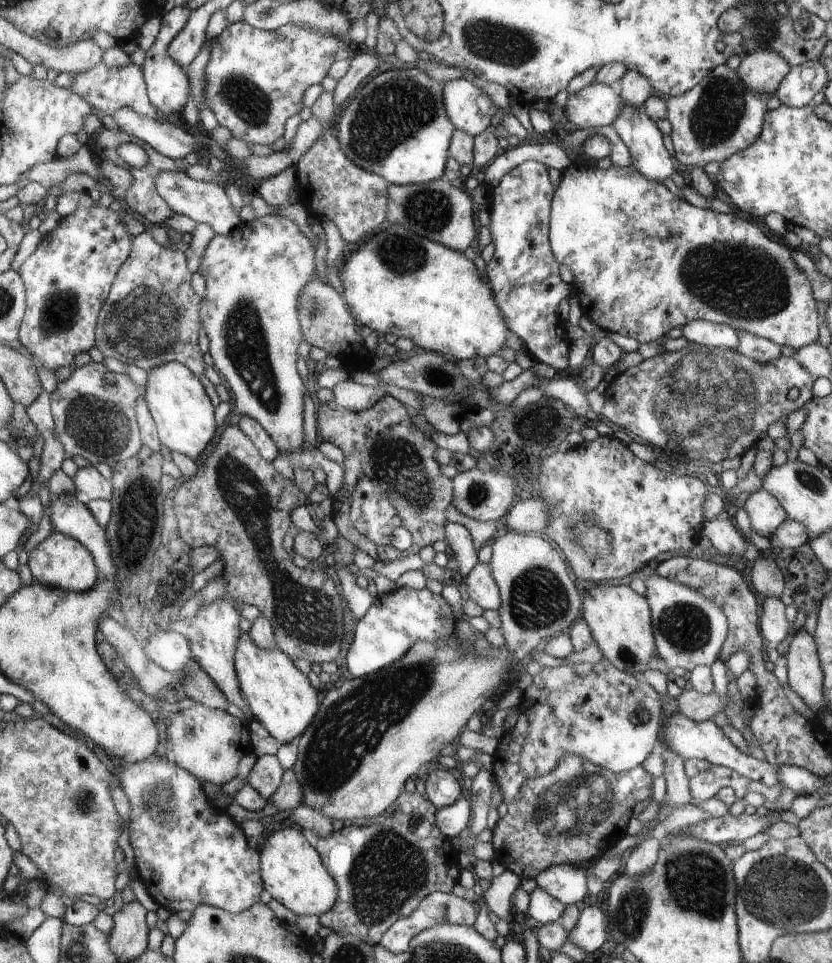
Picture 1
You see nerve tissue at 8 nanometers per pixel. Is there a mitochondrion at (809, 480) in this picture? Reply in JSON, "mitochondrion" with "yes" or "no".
{"mitochondrion":"yes"}

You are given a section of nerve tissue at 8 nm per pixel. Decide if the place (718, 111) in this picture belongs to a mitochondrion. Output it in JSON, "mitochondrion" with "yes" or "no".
{"mitochondrion":"yes"}

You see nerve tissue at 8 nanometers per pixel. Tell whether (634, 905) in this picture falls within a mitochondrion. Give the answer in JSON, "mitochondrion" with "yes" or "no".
{"mitochondrion":"yes"}

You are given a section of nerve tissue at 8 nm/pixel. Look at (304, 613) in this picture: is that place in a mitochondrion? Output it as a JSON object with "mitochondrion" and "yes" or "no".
{"mitochondrion":"yes"}

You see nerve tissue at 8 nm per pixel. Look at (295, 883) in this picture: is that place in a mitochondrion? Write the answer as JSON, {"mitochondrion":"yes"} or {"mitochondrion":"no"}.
{"mitochondrion":"no"}

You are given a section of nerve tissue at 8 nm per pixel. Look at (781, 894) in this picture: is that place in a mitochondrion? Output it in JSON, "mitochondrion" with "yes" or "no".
{"mitochondrion":"yes"}

